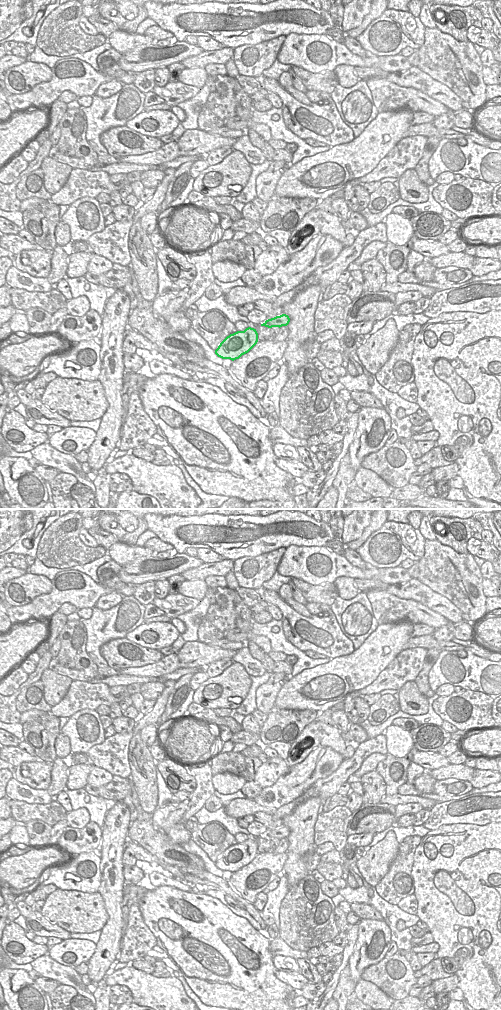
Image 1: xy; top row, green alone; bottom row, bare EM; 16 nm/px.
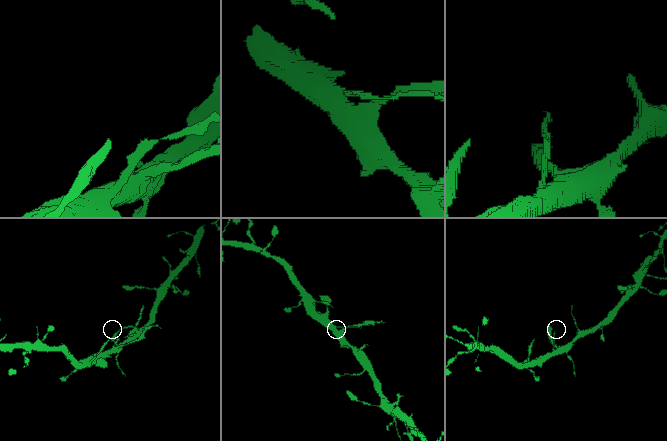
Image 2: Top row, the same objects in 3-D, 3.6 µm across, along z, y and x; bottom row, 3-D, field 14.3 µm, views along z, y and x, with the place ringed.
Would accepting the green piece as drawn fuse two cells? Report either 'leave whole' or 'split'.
split

